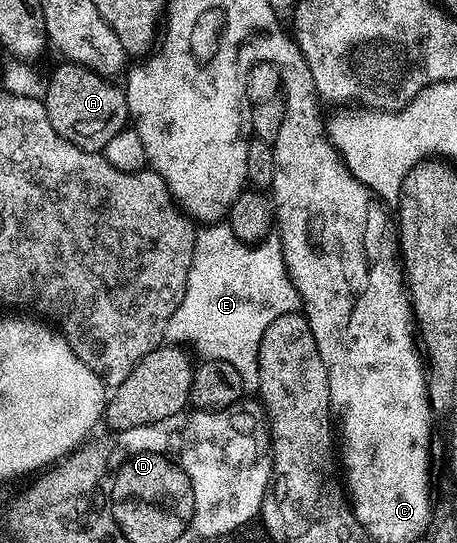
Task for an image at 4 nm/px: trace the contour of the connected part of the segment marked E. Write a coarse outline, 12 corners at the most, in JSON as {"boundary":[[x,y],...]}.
{"boundary":[[195,232],[166,342],[259,389],[259,346],[301,298],[278,238]]}

